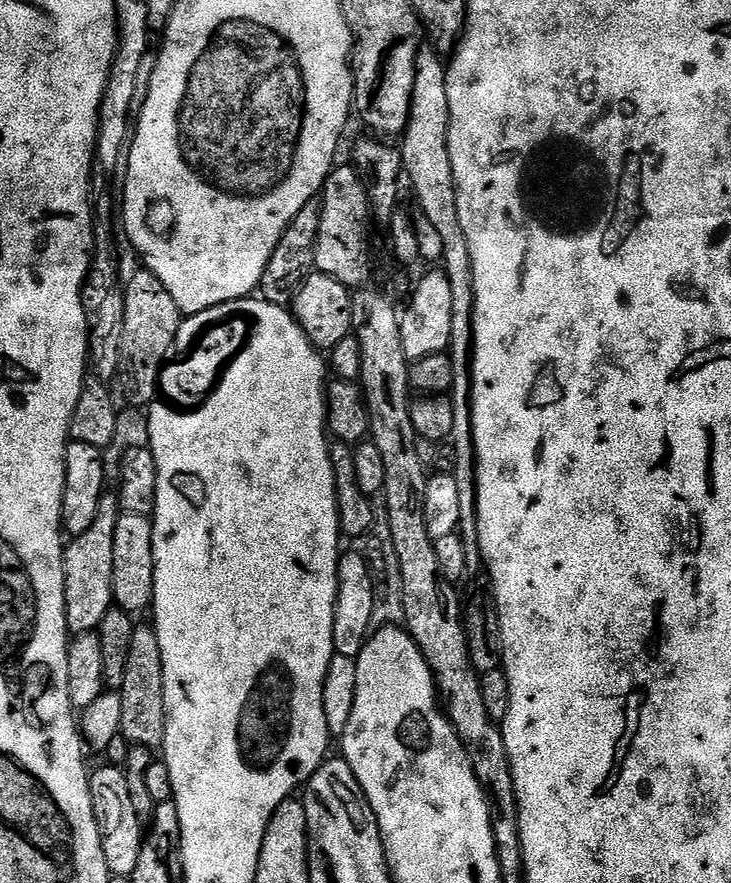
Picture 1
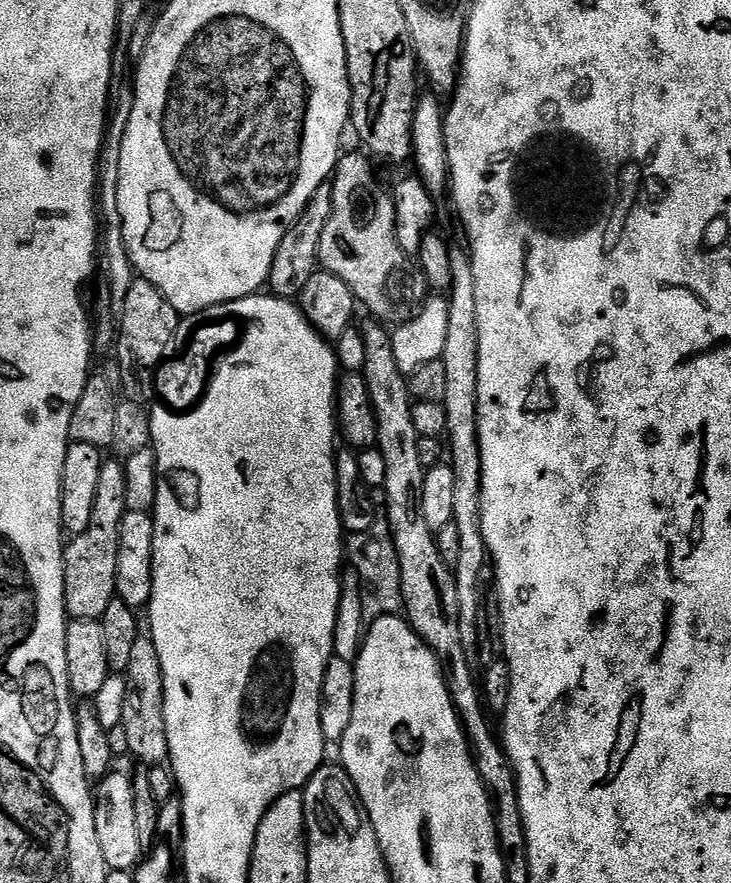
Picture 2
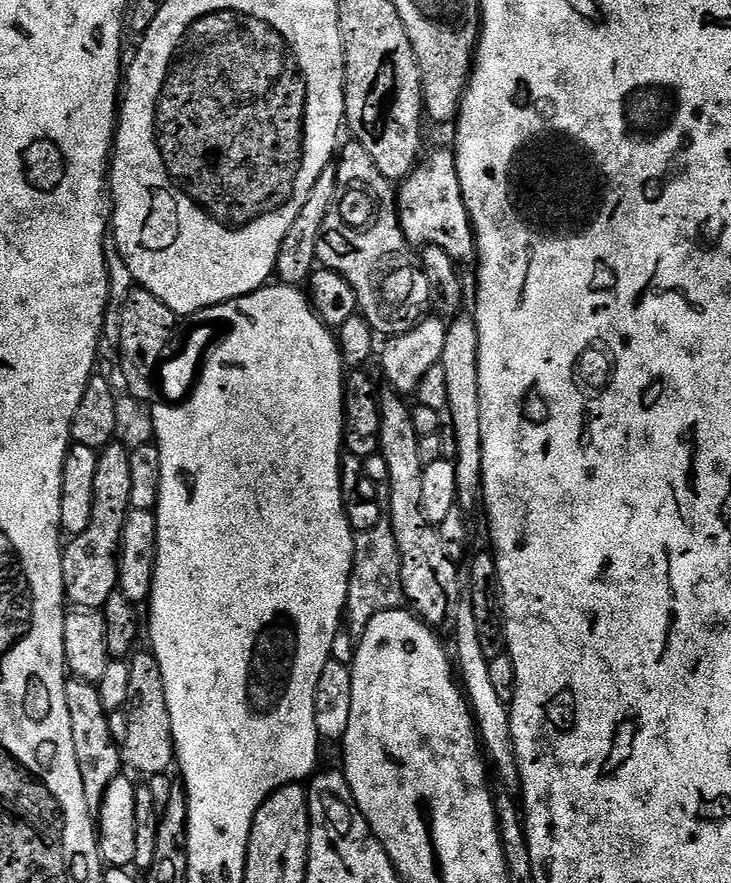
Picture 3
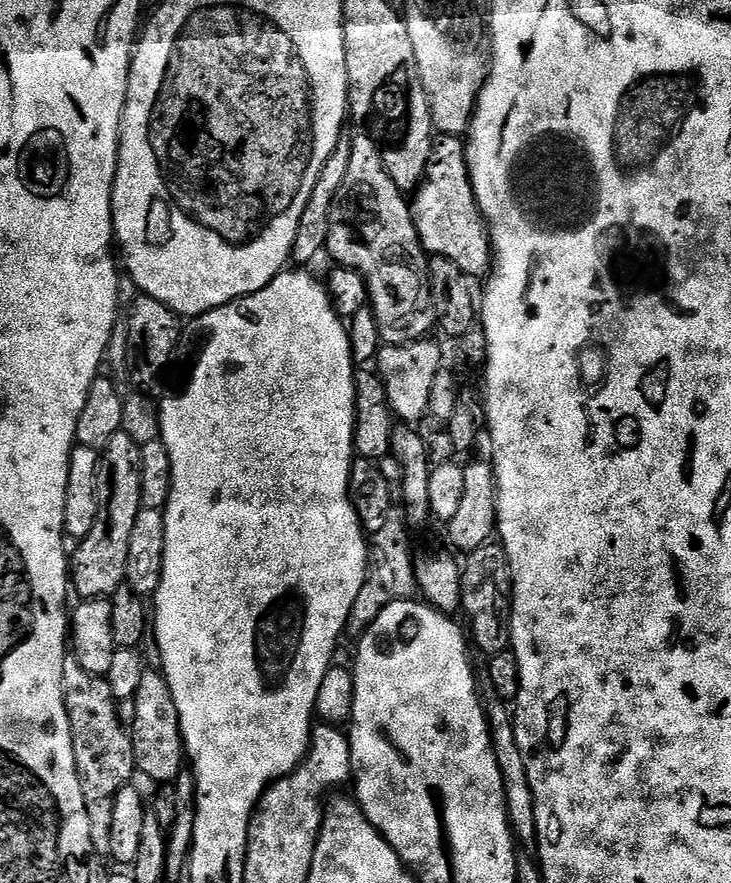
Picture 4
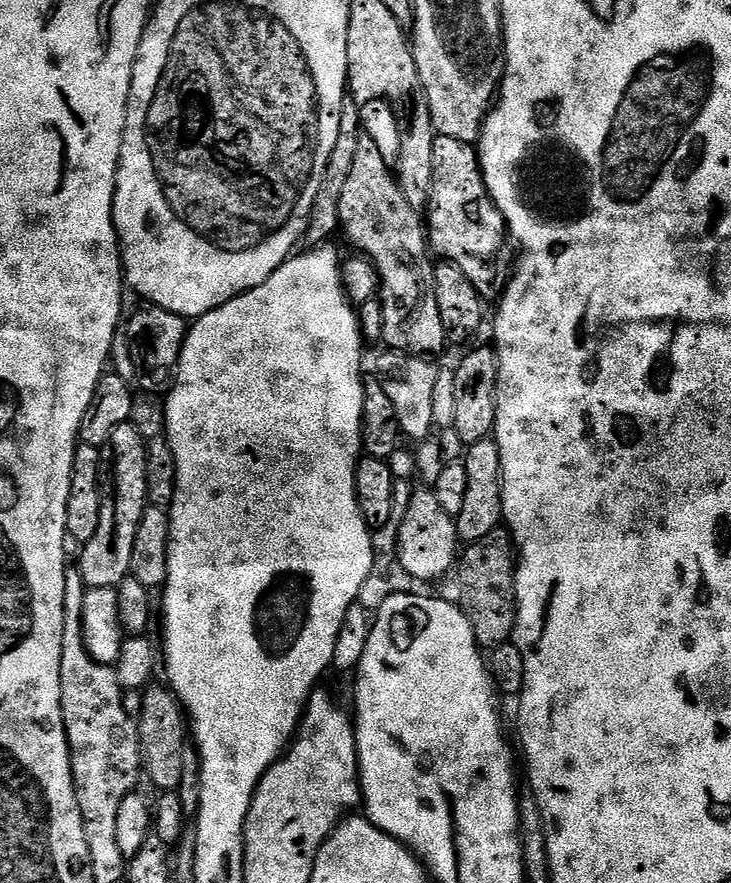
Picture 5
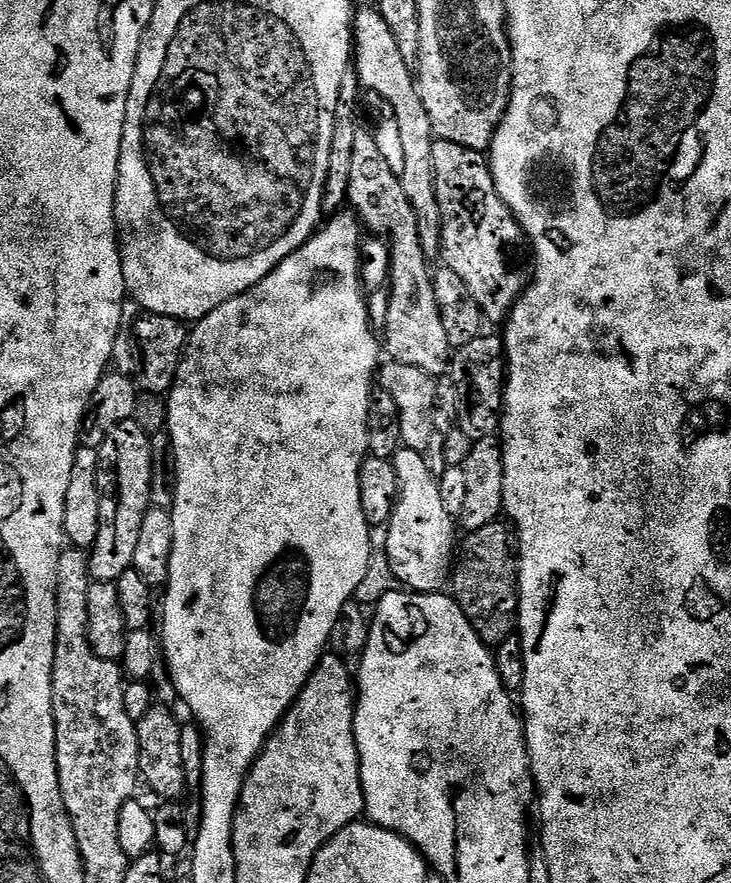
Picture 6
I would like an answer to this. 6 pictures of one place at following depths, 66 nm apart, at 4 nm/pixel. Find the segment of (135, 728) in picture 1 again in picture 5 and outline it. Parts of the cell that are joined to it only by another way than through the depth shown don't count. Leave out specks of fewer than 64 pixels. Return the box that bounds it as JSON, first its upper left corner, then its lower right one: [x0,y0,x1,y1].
[138,687,186,790]

